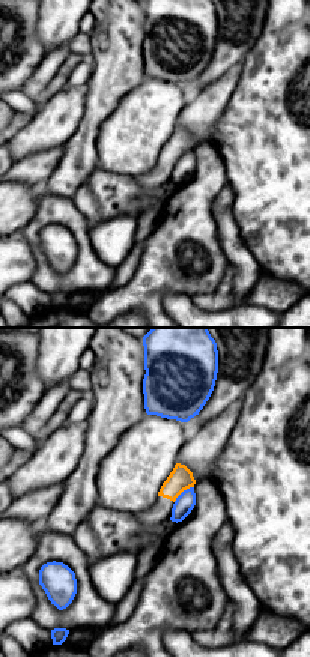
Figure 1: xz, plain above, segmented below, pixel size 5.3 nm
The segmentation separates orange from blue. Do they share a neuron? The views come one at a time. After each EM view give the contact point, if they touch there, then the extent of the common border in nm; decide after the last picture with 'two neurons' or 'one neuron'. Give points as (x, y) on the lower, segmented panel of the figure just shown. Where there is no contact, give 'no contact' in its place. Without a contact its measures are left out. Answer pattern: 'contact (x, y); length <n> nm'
contact (182, 490); length 140 nm

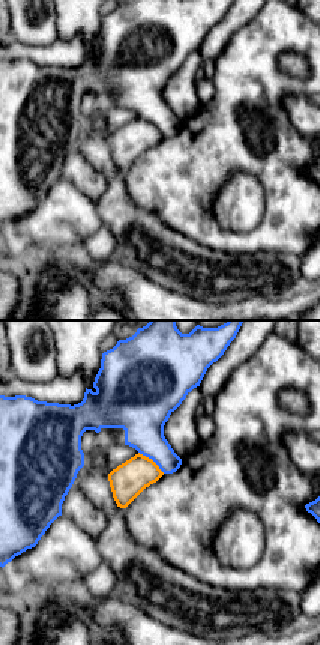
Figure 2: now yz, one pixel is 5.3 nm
contact (152, 460); length 180 nm

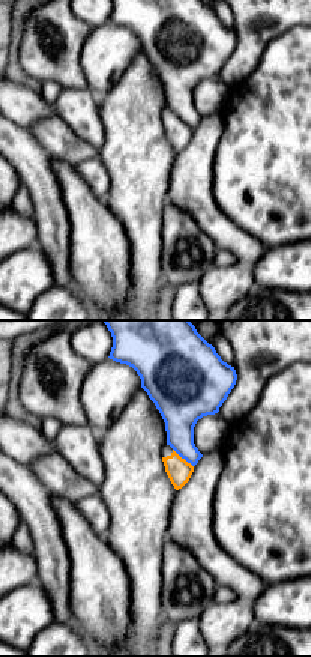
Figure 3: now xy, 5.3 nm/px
contact (184, 459); length 150 nm

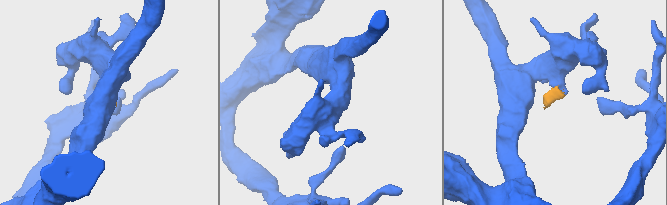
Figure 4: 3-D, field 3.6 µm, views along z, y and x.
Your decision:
two neurons

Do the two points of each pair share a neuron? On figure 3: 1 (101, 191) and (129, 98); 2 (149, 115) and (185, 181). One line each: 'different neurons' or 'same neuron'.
1: different neurons
2: different neurons

